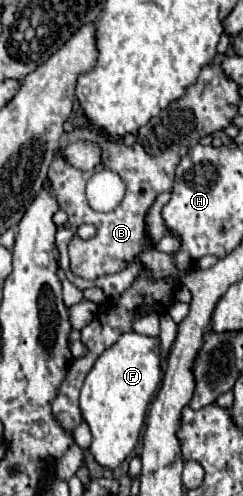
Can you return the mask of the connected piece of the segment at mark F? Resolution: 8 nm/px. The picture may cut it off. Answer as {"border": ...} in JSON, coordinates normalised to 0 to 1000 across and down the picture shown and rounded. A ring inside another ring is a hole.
{"border":[[[560,667],[502,671],[486,688],[395,724],[329,788],[329,825],[379,869],[370,913],[420,942],[486,942],[560,901],[609,821],[658,780],[658,764],[667,720],[650,679],[576,675]]]}

